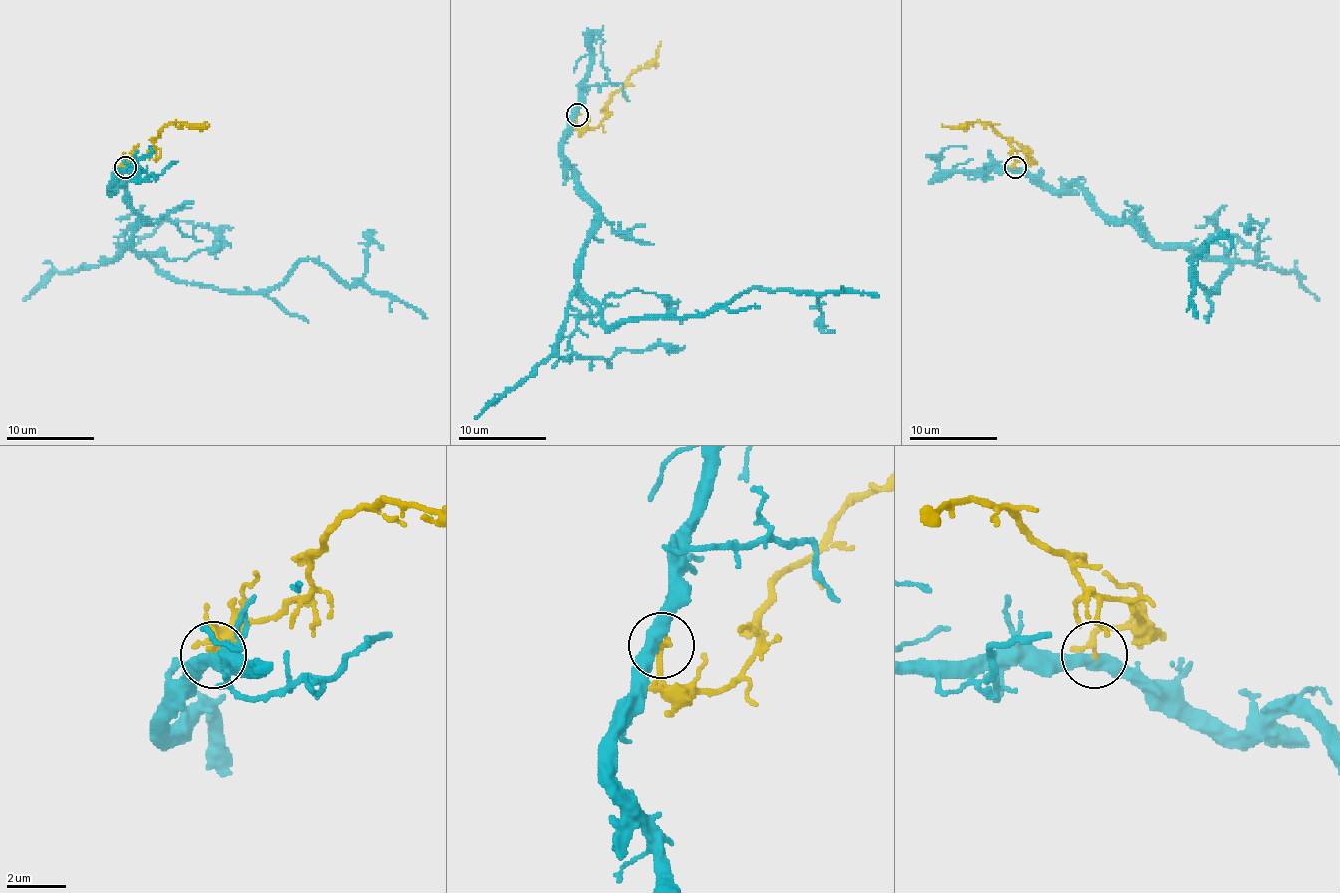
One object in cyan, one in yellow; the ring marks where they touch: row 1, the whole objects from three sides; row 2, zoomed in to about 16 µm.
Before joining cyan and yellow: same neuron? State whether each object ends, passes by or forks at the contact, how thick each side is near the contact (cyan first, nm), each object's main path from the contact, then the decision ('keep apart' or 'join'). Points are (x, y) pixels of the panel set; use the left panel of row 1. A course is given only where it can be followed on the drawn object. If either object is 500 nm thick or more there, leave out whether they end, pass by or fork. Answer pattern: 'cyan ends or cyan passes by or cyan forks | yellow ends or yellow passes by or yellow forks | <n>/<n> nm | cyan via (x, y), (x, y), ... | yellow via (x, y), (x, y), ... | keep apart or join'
cyan passes by | yellow ends | 440/220 nm | cyan via (125, 168), (127, 245), (189, 283), (261, 292), (314, 258), (354, 285), (383, 250) | yellow via (125, 168), (125, 159), (145, 157), (151, 150), (153, 139), (173, 122), (209, 124) | join

